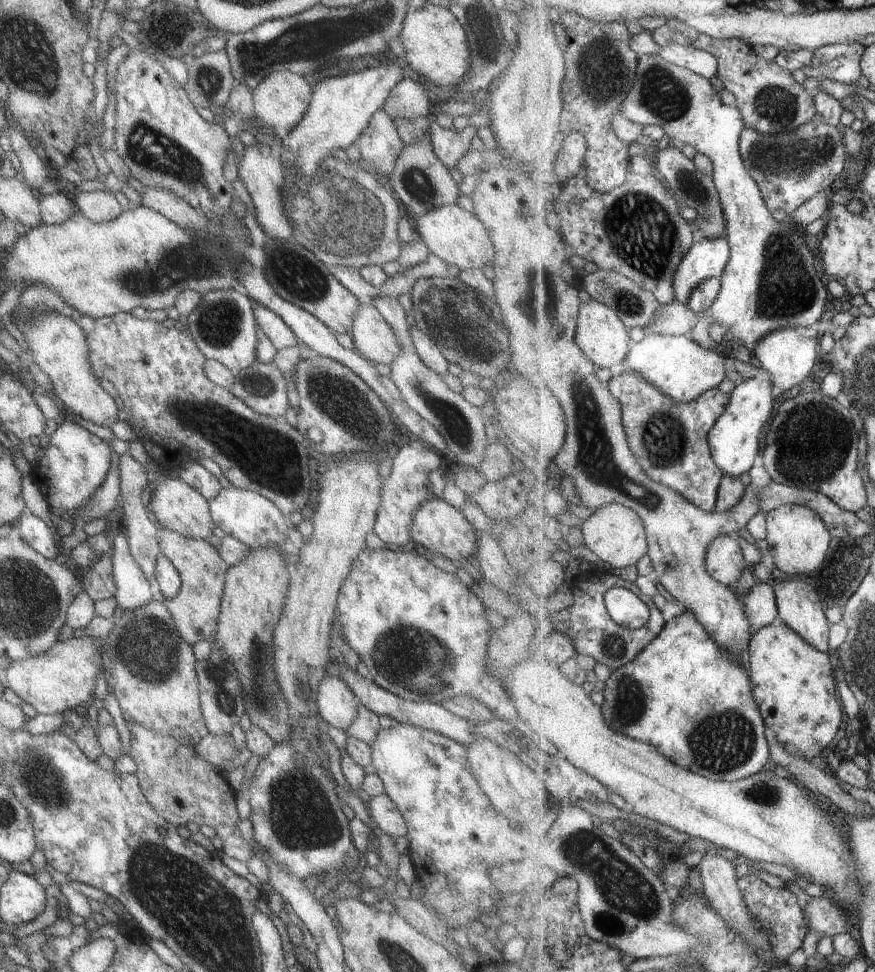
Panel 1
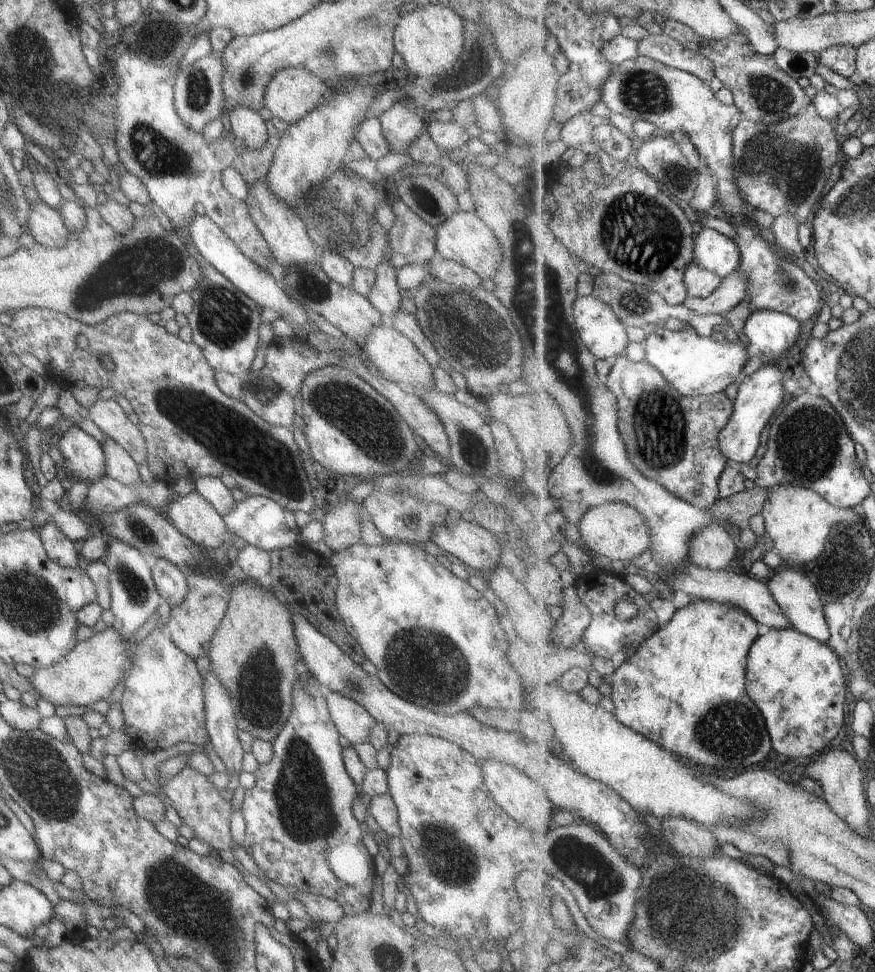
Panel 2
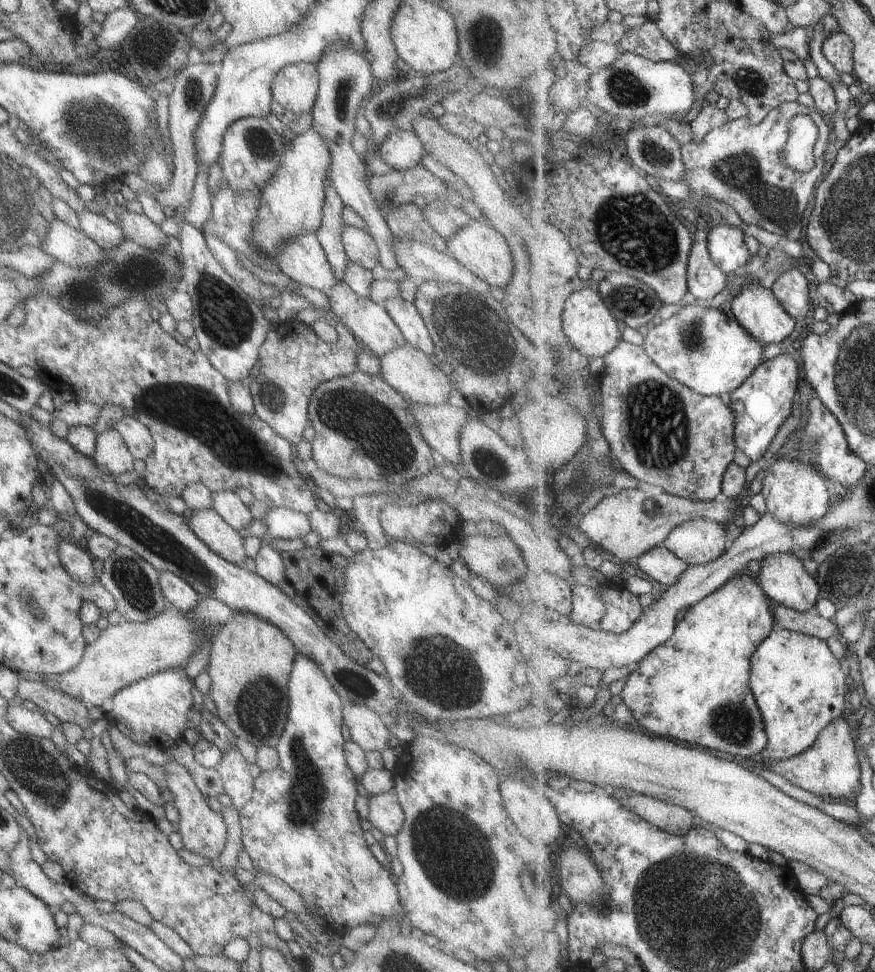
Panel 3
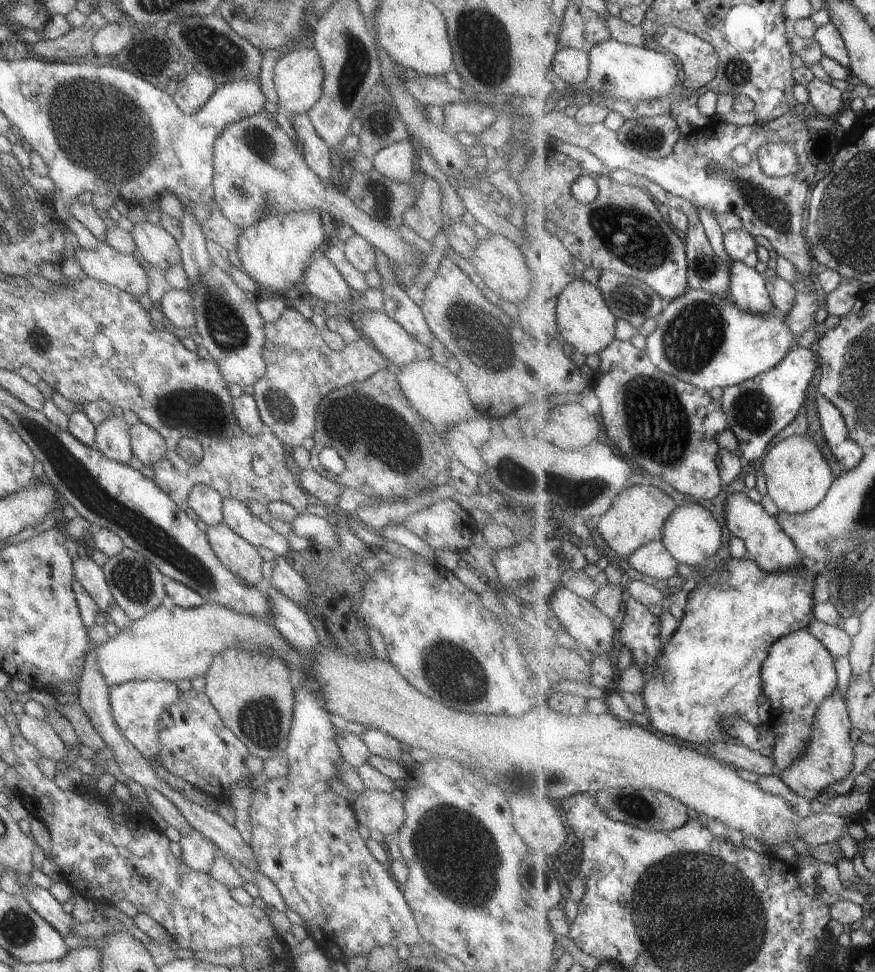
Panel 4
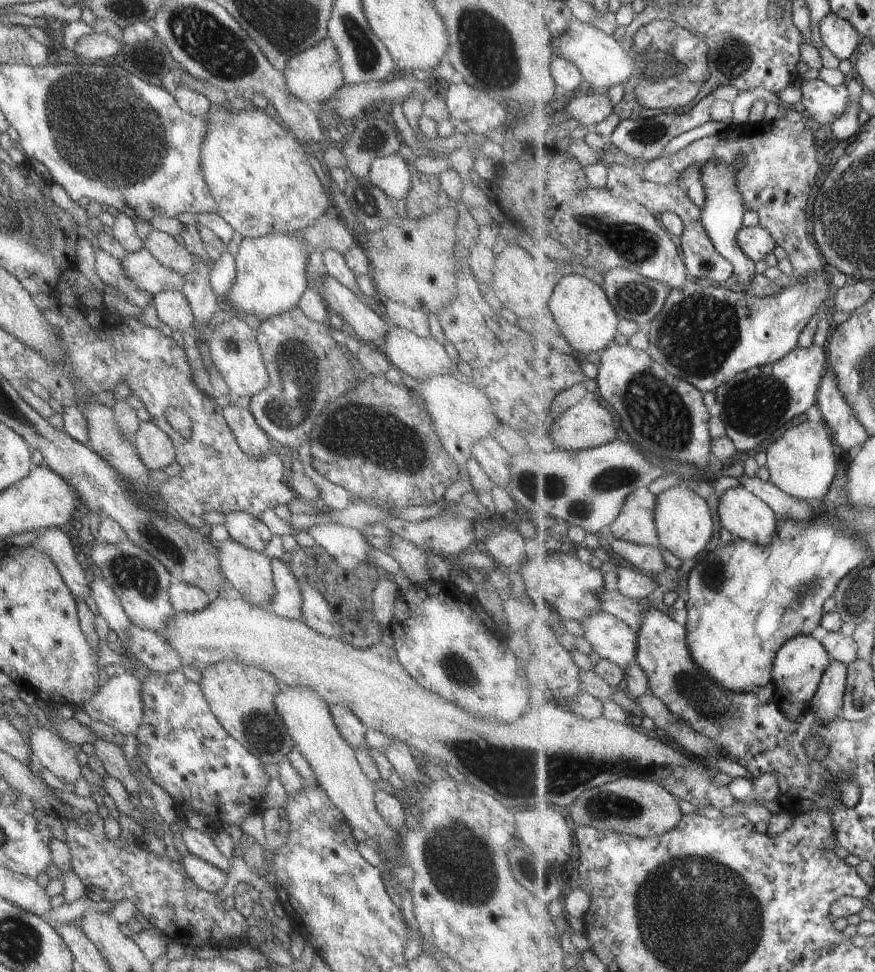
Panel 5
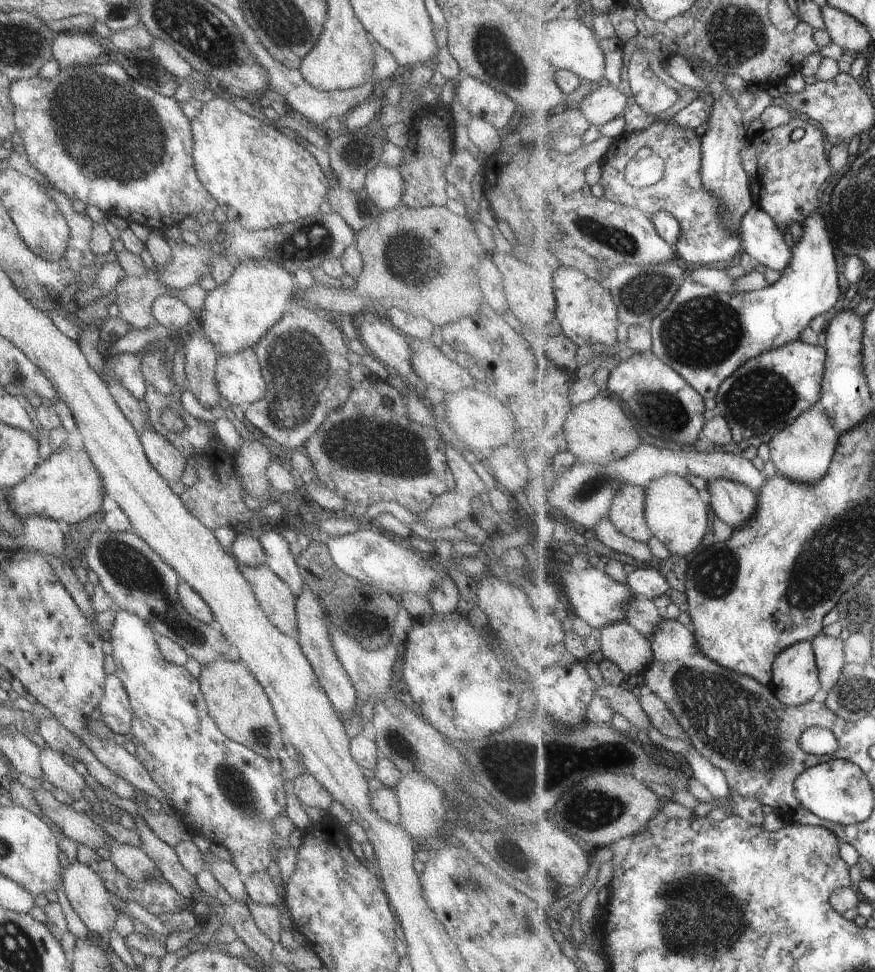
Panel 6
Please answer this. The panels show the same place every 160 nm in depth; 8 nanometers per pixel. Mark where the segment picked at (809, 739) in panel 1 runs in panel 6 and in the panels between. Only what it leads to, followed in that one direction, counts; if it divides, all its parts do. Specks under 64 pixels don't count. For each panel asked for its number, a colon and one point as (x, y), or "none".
2: (799, 684)
3: (800, 685)
4: (800, 673)
5: (799, 666)
6: (796, 679)

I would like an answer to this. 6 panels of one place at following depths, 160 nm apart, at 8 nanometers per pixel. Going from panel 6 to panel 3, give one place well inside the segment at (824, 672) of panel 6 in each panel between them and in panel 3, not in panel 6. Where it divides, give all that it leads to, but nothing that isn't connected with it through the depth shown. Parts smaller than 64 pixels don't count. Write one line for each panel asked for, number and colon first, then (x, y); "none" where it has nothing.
3: (830, 767)
4: (829, 758)
5: (828, 702)

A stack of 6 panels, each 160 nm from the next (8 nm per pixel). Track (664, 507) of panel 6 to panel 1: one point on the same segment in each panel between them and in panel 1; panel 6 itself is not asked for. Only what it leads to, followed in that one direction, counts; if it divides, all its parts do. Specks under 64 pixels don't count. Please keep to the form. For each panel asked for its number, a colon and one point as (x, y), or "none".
1: (724, 561)
2: (712, 547)
3: (700, 541)
4: (691, 534)
5: (685, 523)

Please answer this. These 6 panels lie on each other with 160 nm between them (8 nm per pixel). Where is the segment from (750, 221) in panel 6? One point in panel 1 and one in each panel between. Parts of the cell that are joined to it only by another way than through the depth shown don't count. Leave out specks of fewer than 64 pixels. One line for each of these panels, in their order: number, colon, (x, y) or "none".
1: (709, 256)
2: (720, 254)
3: (727, 244)
4: (739, 244)
5: (757, 242)

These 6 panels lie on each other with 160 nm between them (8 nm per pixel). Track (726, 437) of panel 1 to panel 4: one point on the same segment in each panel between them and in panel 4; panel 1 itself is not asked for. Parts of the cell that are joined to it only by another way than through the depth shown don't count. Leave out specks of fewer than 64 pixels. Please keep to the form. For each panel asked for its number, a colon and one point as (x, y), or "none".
2: (760, 395)
3: (762, 404)
4: (759, 408)

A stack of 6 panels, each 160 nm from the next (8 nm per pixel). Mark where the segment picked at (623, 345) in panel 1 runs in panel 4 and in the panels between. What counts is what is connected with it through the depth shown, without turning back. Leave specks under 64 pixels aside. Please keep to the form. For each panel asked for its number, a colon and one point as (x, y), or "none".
2: (601, 329)
3: (589, 323)
4: (586, 323)

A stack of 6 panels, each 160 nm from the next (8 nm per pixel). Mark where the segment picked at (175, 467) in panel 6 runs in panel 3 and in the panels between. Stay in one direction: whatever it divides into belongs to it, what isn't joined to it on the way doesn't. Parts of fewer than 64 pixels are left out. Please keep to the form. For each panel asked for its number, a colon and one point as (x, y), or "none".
3: (136, 437)
4: (146, 445)
5: (154, 448)

